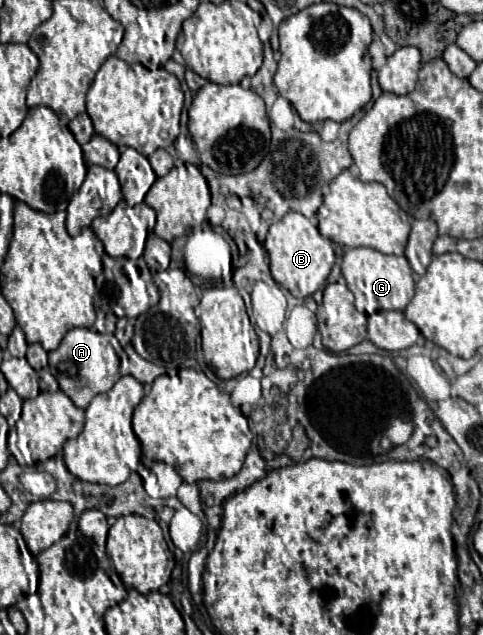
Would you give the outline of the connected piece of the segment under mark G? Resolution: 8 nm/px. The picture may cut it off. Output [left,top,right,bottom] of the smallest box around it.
[341,248,415,318]

